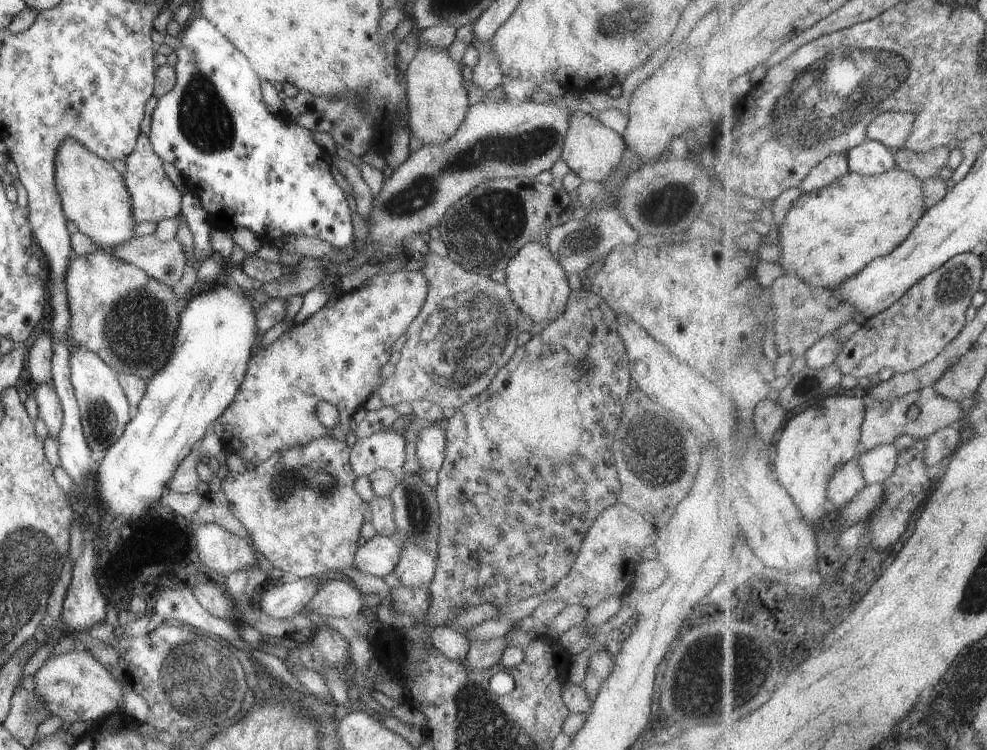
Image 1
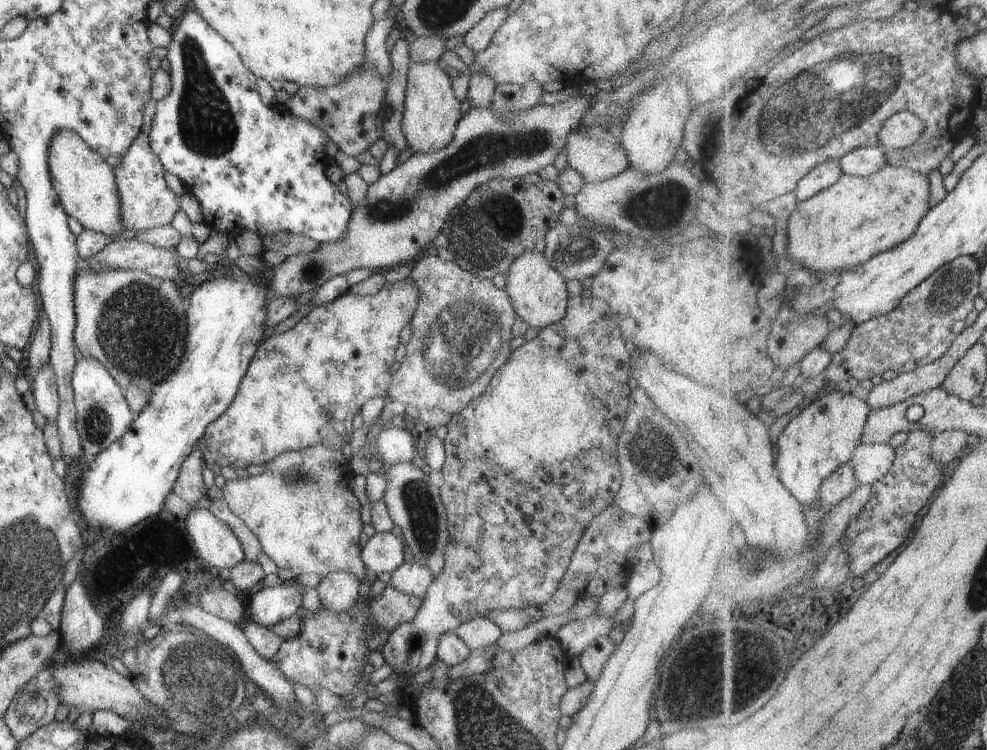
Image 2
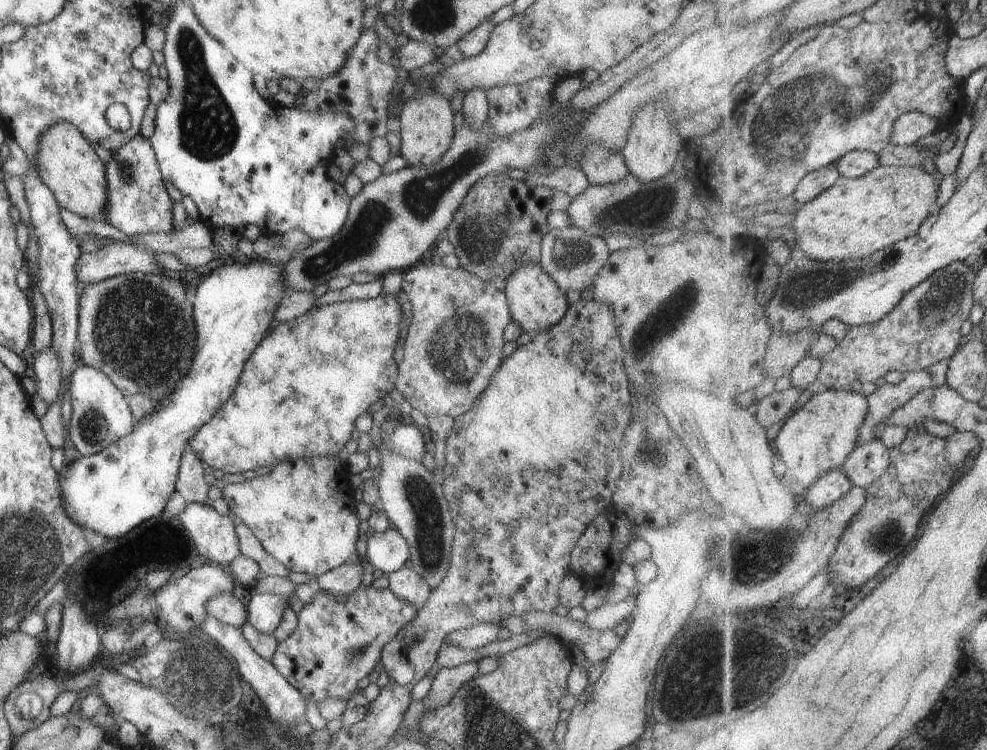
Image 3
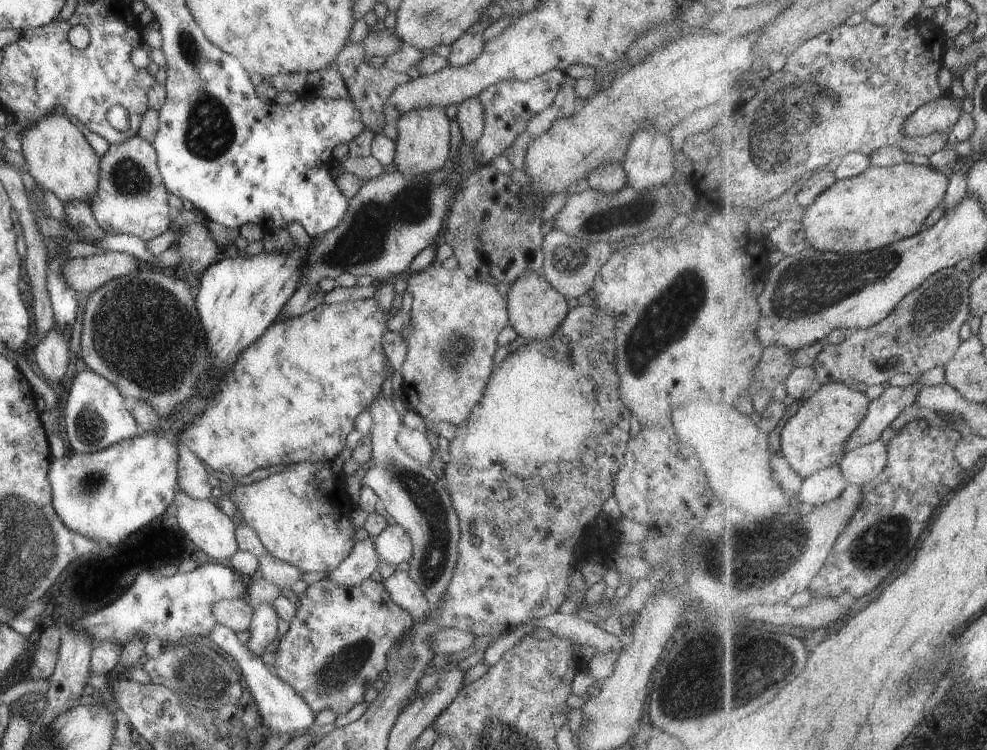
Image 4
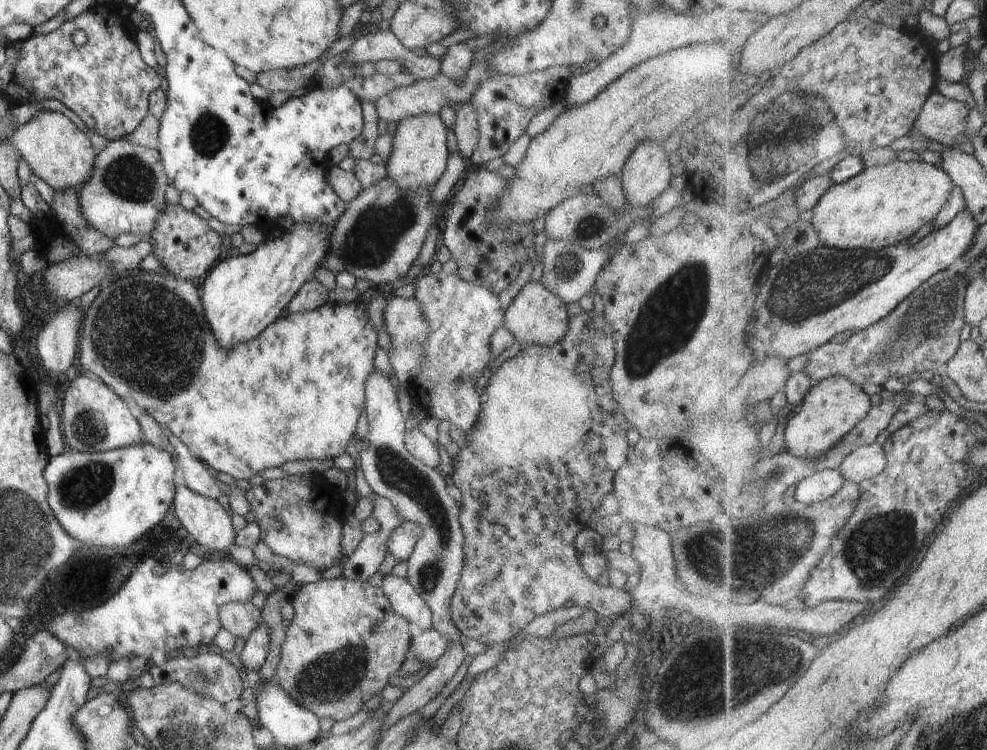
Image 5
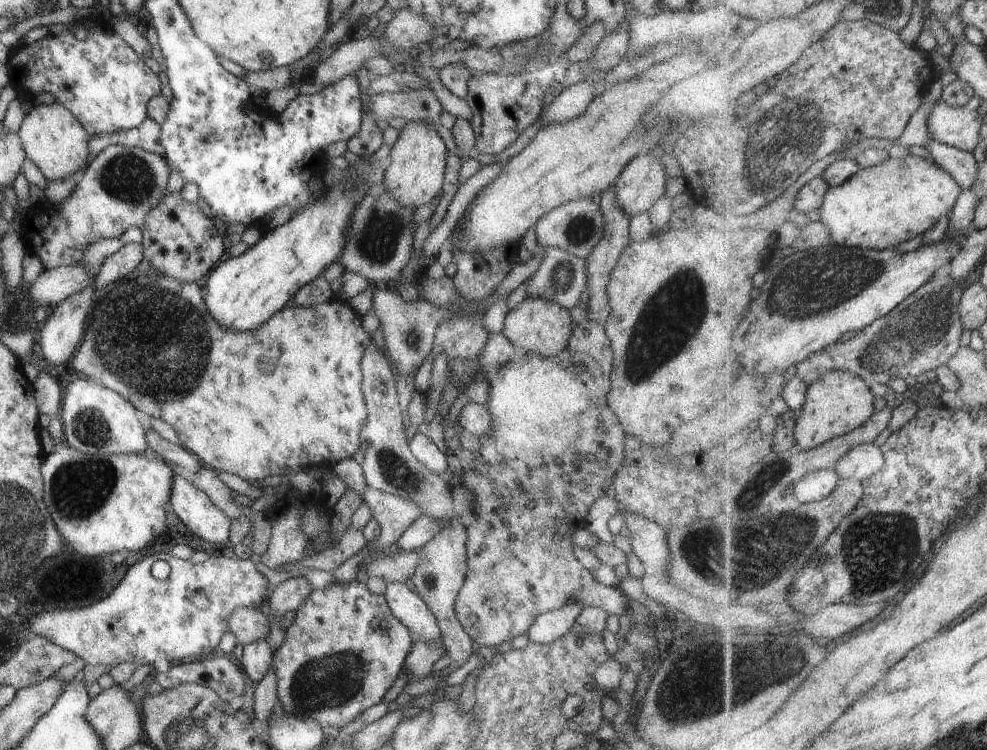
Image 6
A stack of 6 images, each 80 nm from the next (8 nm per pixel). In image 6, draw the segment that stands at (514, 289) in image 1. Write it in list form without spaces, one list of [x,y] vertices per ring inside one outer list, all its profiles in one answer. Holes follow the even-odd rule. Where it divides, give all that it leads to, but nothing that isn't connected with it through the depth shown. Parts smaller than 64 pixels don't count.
[[[527,296],[510,310],[504,318],[501,332],[517,348],[543,357],[559,354],[565,347],[573,328],[573,321],[566,308],[539,297]]]

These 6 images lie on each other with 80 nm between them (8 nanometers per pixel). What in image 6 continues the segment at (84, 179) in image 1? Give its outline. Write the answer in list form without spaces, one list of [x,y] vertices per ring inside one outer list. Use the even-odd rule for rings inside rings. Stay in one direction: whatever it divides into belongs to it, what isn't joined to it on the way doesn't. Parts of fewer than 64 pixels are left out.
[[[57,101],[31,105],[16,133],[19,135],[24,155],[37,166],[47,180],[63,180],[75,171],[83,170],[88,162],[90,136],[77,119]]]

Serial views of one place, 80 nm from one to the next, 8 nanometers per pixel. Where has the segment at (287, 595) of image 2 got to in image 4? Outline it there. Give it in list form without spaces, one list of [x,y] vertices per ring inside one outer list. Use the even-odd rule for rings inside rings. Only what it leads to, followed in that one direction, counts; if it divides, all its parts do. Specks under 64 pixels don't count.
[[[254,604],[253,614],[248,624],[248,639],[244,644],[256,657],[264,657],[264,648],[276,637],[277,614],[271,604]]]

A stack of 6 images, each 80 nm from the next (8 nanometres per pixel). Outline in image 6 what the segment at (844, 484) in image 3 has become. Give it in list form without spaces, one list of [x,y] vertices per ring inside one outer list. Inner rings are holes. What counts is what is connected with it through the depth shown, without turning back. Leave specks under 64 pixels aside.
[[[835,469],[812,472],[793,484],[793,497],[801,504],[820,503],[833,494],[841,479]]]

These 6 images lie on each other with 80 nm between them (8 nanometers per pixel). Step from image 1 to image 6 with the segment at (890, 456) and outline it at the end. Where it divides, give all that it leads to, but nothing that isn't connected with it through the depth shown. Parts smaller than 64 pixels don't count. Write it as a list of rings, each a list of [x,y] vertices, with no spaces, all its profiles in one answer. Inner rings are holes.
[[[862,444],[844,454],[834,468],[842,479],[865,481],[877,474],[886,463],[877,444]]]

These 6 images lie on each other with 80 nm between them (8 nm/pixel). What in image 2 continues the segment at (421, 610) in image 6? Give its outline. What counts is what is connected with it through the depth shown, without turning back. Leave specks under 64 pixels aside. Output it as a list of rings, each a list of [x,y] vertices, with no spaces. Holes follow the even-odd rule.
[[[417,560],[403,562],[390,574],[388,585],[397,588],[405,595],[415,596],[422,600],[425,597],[426,589],[433,580],[433,574],[427,566],[417,564]]]

